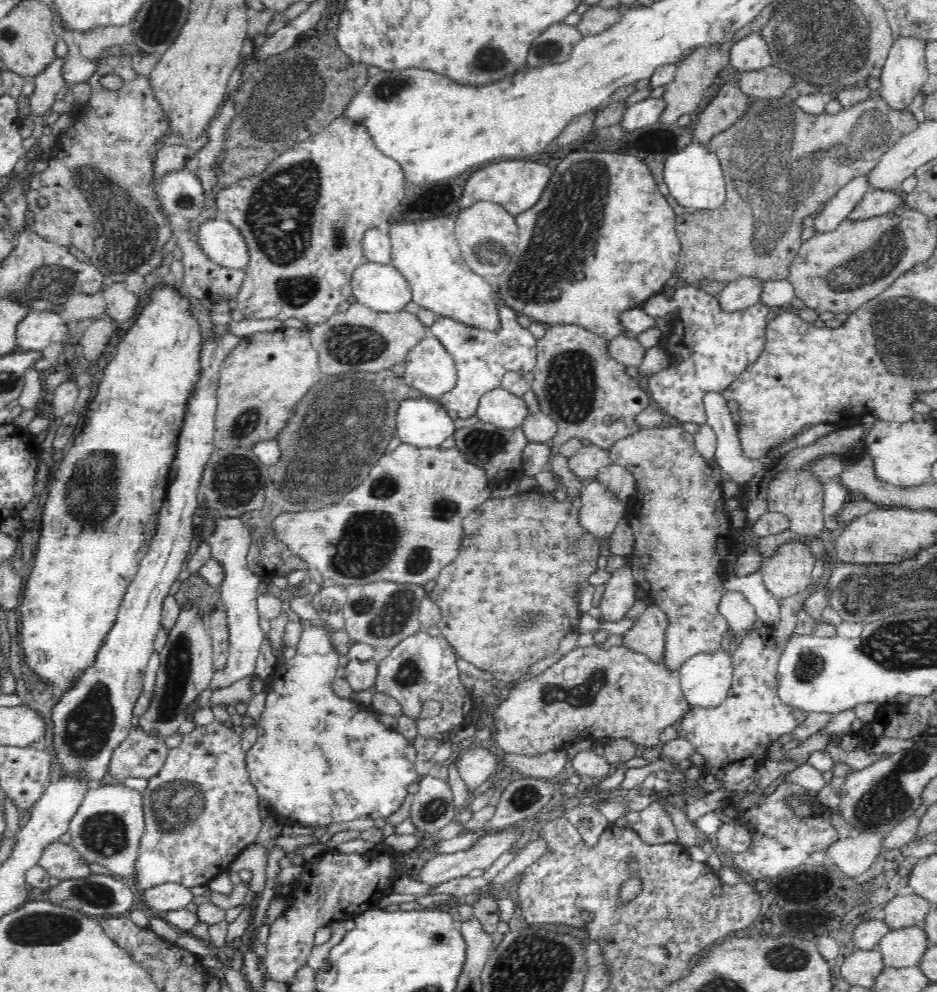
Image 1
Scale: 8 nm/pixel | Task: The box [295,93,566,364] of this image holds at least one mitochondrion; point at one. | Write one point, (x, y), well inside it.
(341, 337)

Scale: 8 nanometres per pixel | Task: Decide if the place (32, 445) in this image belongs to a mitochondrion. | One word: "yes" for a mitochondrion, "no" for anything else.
no

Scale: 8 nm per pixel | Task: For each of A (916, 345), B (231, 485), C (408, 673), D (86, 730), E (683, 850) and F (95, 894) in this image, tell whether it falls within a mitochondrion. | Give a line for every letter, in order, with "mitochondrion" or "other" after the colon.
A: mitochondrion
B: mitochondrion
C: mitochondrion
D: mitochondrion
E: other
F: mitochondrion

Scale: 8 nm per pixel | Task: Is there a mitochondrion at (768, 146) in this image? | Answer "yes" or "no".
yes

